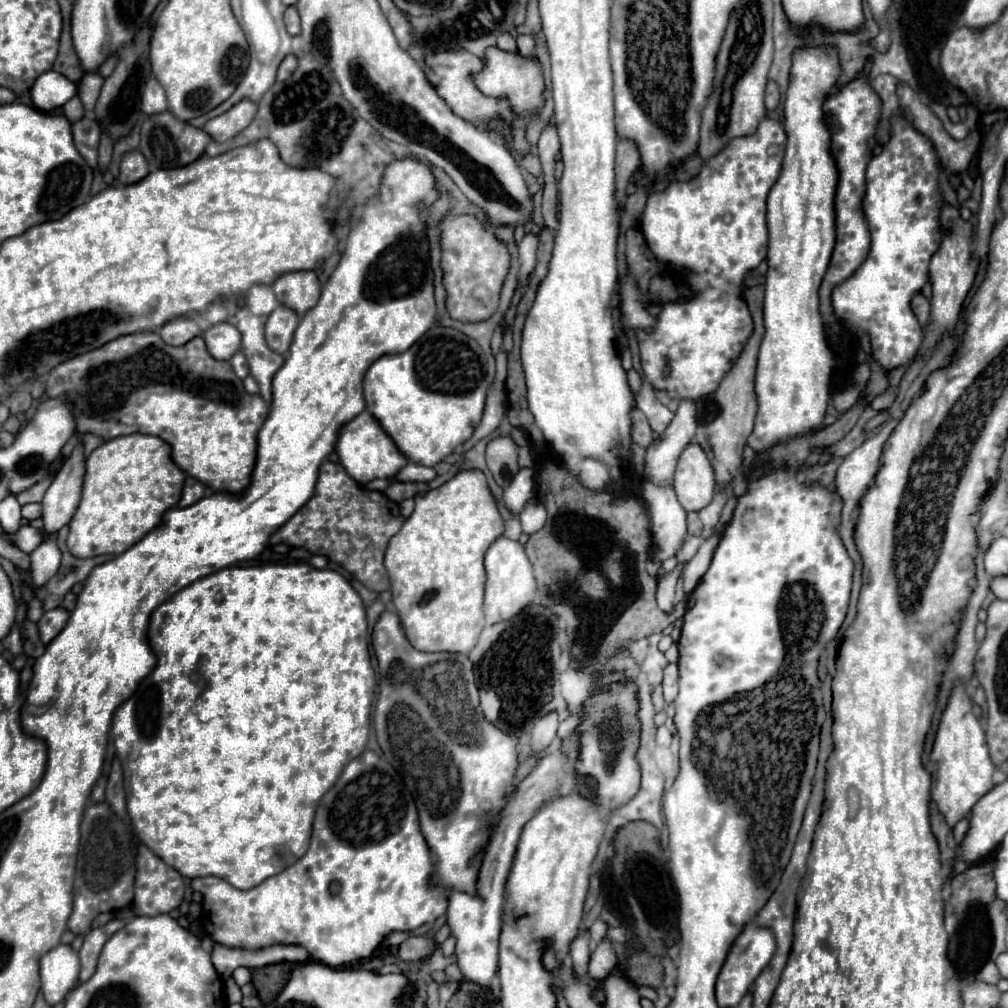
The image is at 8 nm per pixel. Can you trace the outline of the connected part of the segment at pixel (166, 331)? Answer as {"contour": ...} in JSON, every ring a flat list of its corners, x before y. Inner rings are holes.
{"contour":[[173,319,171,323,167,323,159,335,161,339,167,343,167,345,173,345,173,347,179,347,179,345,185,345,187,341,199,337,203,331,201,327,193,321,193,319]]}

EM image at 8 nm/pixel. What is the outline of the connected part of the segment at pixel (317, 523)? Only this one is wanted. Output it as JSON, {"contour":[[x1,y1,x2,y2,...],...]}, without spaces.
{"contour":[[325,461,315,485,315,495,285,523,281,531,271,537,271,543,287,543,305,547,317,555,327,555,331,561,343,565,343,569,347,569,367,589,381,593,389,589,383,555,389,539,403,523,405,519,401,517,397,503,387,499,383,493,379,501,379,491,363,491,363,487,355,483,341,465]]}

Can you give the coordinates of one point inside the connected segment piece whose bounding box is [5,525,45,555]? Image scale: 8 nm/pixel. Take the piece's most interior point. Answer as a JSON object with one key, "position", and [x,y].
{"position":[28,538]}

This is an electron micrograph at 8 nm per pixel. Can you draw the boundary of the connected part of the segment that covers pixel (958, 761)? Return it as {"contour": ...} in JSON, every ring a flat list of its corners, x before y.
{"contour":[[957,683,949,695,949,703,941,715,929,761,933,769,931,797,945,815,947,823,953,827,959,819,967,817,971,807,993,787,991,775,995,771,995,765,989,757,985,731,979,719,973,715,973,701,963,683]]}

